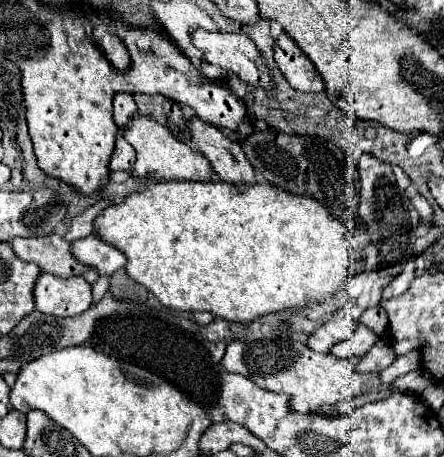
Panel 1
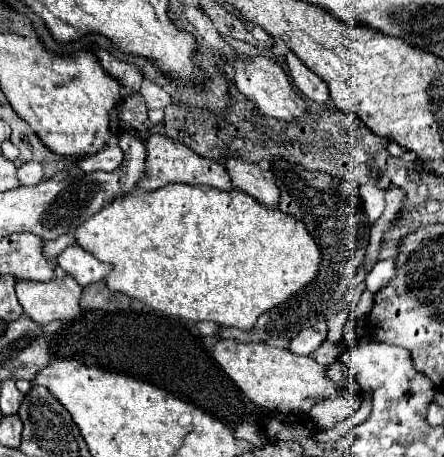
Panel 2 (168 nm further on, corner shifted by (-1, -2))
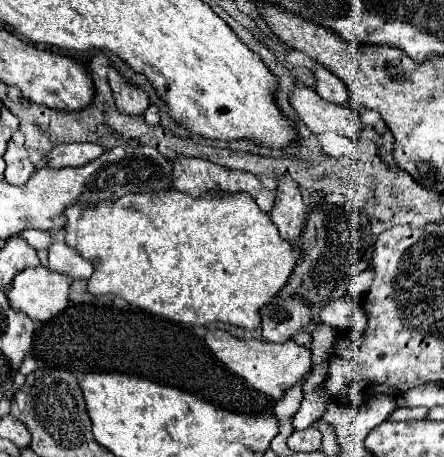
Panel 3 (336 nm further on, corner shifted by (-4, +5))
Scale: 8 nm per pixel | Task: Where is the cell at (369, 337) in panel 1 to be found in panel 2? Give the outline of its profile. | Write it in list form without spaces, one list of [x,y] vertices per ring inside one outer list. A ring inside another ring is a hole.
[[[345,339],[337,343],[323,343],[323,347],[319,347],[319,351],[313,353],[313,359],[321,365],[333,365],[347,349],[349,349],[349,343]]]

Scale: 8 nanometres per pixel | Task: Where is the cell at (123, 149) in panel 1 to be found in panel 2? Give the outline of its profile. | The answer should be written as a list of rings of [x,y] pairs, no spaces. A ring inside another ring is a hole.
[[[115,141],[109,143],[105,147],[105,151],[89,155],[89,159],[77,161],[77,165],[87,173],[91,173],[91,171],[115,171],[121,163],[123,163],[123,151]]]

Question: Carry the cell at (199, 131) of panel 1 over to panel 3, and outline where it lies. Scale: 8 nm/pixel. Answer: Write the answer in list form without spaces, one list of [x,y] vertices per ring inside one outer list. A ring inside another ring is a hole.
[[[288,176],[278,178],[278,190],[276,190],[276,202],[272,222],[278,226],[278,232],[284,240],[296,242],[302,234],[302,228],[306,224],[306,212],[308,208],[302,202],[302,192],[294,180]]]

